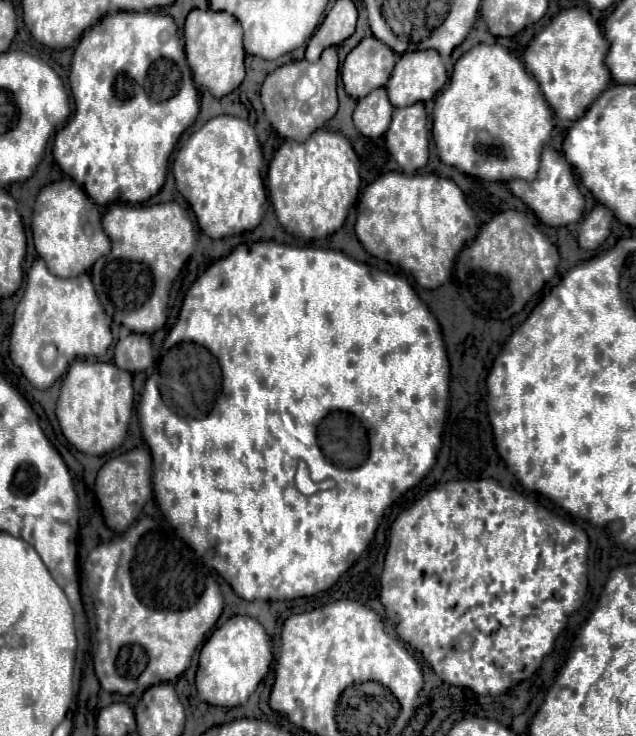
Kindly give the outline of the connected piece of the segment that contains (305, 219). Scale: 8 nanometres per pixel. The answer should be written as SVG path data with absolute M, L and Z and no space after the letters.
M316 130L304 144L286 140L276 152L274 158L268 164L268 192L270 200L274 204L278 222L292 234L298 234L300 238L312 240L312 238L326 238L334 234L346 220L348 208L354 204L358 196L360 176L358 176L360 160L348 142L348 138L332 132L332 130Z

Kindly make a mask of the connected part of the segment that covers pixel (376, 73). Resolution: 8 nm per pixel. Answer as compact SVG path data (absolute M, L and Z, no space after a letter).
M374 36L364 38L344 60L340 76L348 96L360 100L368 92L386 86L396 62L396 52Z

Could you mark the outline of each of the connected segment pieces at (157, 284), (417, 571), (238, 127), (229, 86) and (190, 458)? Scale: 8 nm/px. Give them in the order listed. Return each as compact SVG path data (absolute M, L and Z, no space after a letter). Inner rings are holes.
M114 203L102 218L112 242L108 256L96 260L90 270L96 294L106 314L132 332L154 334L166 324L168 290L194 250L194 230L180 204L139 205Z
M492 478L452 480L446 484L440 484L434 490L430 490L428 494L424 494L408 510L400 512L398 518L392 522L388 552L384 558L384 570L382 570L382 578L380 578L380 584L382 584L380 600L388 612L388 620L394 622L398 636L424 656L424 660L432 666L436 676L440 676L444 682L450 682L454 686L470 688L476 694L498 696L498 694L504 694L510 686L518 684L520 680L526 680L528 676L532 676L538 670L544 656L552 652L554 640L556 640L558 632L566 626L568 616L580 608L582 598L586 594L586 586L588 586L588 578L586 578L588 558L586 558L586 554L588 554L588 536L580 526L564 522L562 518L558 518L550 510L546 512L544 508L538 508L524 494L520 494L512 488L502 488ZM464 634L468 634L472 638L472 646L468 650L464 650L458 644L458 638Z
M222 114L222 116L210 118L200 130L192 132L186 138L186 142L180 146L174 158L172 172L176 178L176 188L192 206L202 232L210 238L224 238L224 236L252 230L260 224L262 204L266 202L266 190L264 190L260 168L262 168L262 150L260 150L254 128L242 118Z
M192 10L184 26L186 60L198 86L208 88L216 98L230 94L244 80L244 48L240 24L234 16L214 10Z
M266 240L240 244L228 256L216 260L200 278L196 278L196 282L186 292L178 322L166 336L162 352L184 342L204 344L220 360L222 395L209 414L198 414L198 420L182 418L162 402L158 392L157 374L154 373L146 380L144 392L137 404L137 412L142 436L152 452L154 496L164 518L170 522L172 528L176 528L176 532L180 532L180 538L194 548L196 556L200 556L206 566L214 568L244 600L294 600L328 590L368 548L386 508L396 502L406 490L416 486L436 462L450 394L450 366L436 318L420 302L420 298L403 276L356 262L338 250L298 248ZM298 460L304 460L308 464L312 480L332 478L336 480L336 488L332 488L330 492L316 492L312 496L300 494L294 486Z

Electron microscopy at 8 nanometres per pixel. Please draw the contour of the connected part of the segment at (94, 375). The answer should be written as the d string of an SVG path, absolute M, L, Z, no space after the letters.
M76 360L60 388L56 418L66 440L84 454L102 456L122 444L134 406L132 374L116 368L112 362Z

